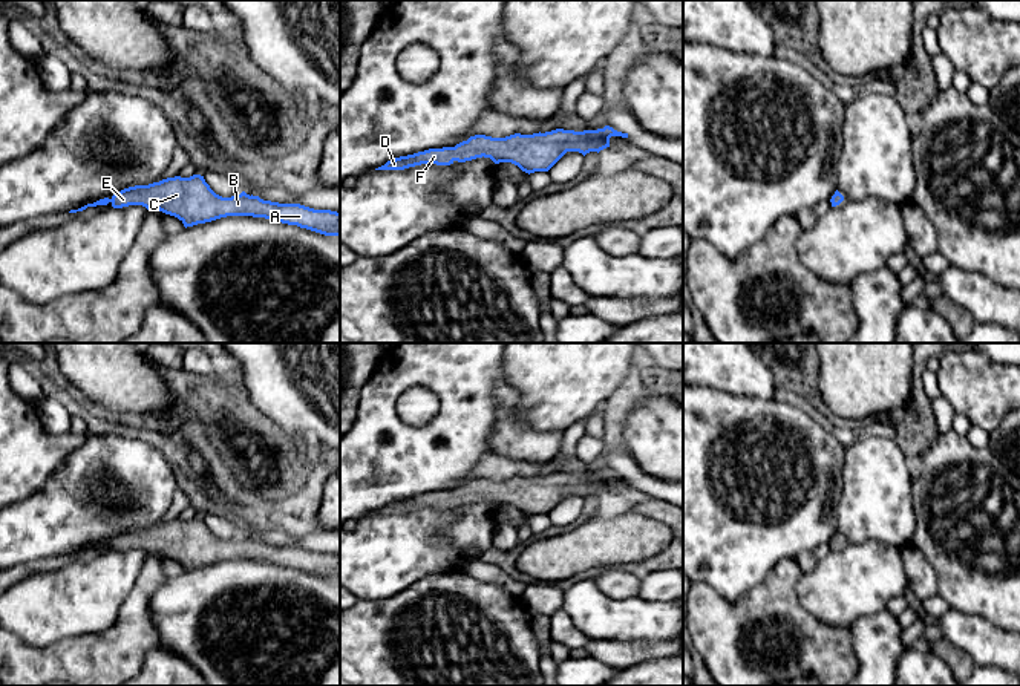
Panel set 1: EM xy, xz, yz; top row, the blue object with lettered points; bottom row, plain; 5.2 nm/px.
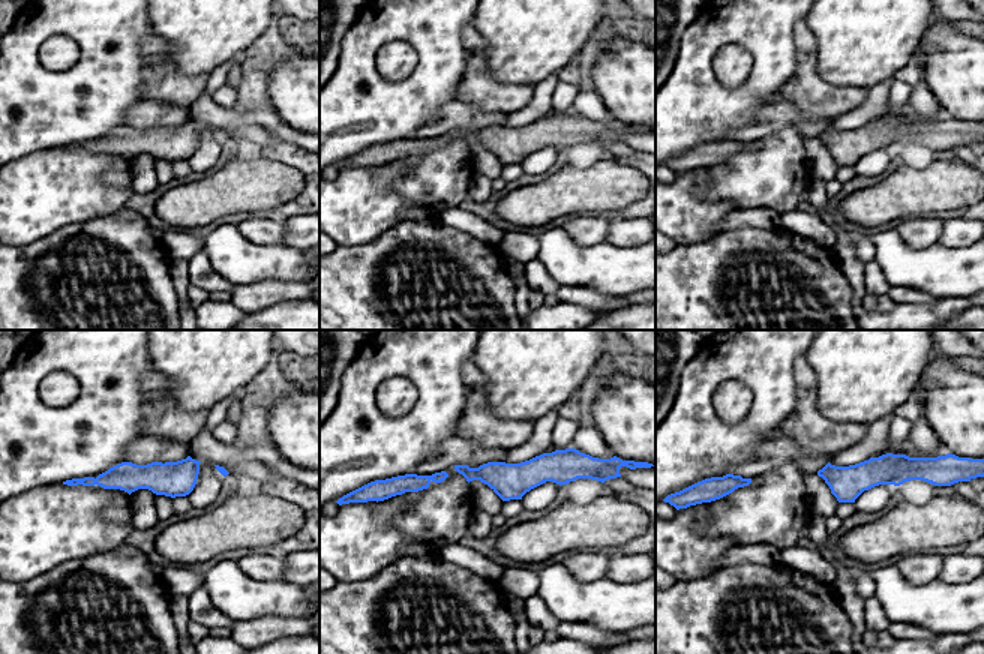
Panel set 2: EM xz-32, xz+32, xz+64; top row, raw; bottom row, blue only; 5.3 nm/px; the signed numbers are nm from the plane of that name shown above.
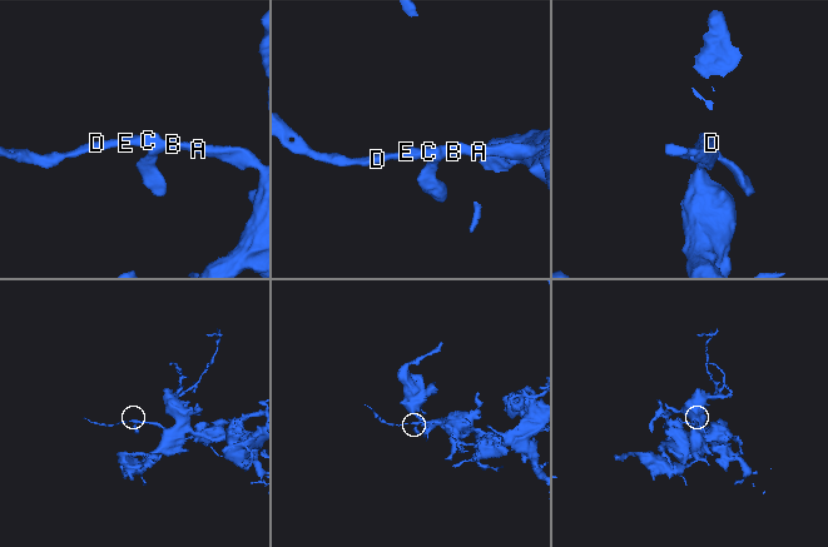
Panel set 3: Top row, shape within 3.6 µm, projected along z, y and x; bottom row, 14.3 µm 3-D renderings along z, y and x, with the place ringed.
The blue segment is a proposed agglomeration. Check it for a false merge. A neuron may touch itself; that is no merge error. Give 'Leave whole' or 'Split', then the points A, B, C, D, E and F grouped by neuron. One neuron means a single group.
Leave whole. Groups: A B C D E F

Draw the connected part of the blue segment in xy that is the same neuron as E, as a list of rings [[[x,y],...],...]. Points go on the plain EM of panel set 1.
[[[201,518],[175,519],[149,528],[129,530],[115,536],[110,542],[104,541],[69,556],[107,548],[109,545],[113,551],[142,548],[149,554],[159,553],[178,560],[185,571],[227,559],[253,559],[297,568],[325,579],[340,579],[340,556],[337,554],[263,544],[245,534],[222,541],[210,531]]]

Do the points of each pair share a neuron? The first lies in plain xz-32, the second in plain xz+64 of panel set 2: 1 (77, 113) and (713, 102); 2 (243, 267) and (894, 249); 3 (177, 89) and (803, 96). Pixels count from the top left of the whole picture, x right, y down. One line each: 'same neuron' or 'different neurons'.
1: same neuron
2: same neuron
3: same neuron

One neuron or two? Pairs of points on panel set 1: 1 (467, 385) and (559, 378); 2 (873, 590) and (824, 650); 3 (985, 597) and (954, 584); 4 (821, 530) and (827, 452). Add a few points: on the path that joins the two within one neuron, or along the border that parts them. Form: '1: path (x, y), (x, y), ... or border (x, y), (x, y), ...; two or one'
1: border (503, 359), (504, 380); two
2: border (809, 613), (827, 625), (838, 625), (847, 630); two
3: path (977, 590), (971, 584), (962, 584); one
4: path (818, 510), (818, 472); one

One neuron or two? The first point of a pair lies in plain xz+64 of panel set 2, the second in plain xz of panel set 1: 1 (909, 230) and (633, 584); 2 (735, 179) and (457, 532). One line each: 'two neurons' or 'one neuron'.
1: one neuron
2: one neuron

